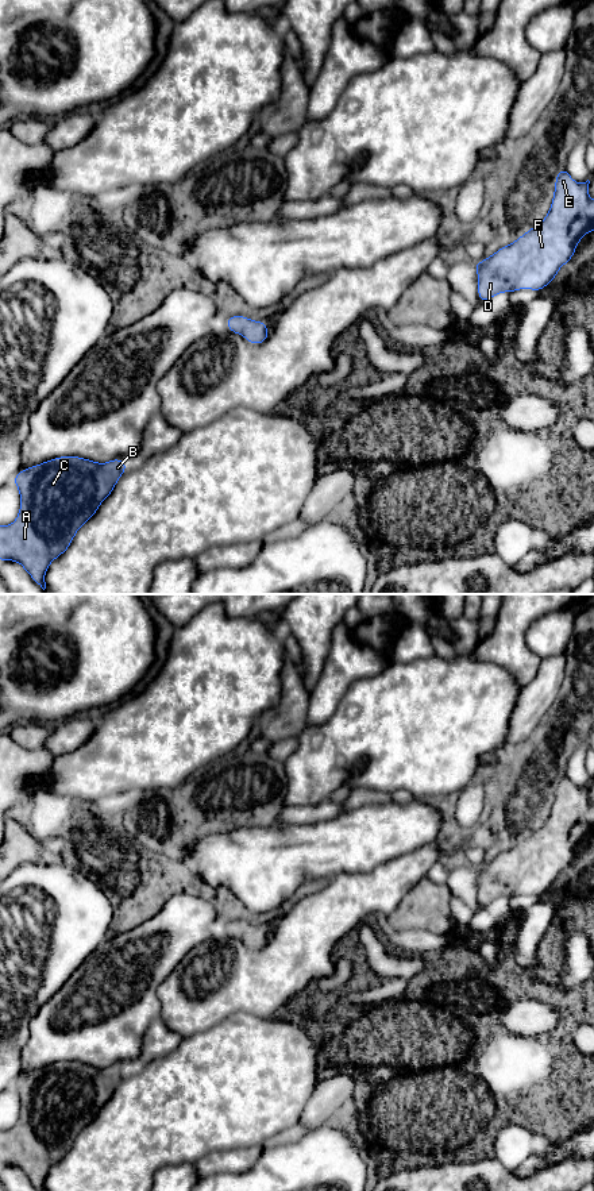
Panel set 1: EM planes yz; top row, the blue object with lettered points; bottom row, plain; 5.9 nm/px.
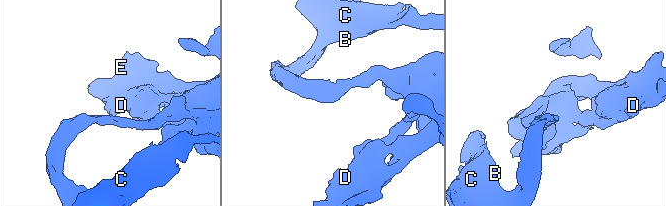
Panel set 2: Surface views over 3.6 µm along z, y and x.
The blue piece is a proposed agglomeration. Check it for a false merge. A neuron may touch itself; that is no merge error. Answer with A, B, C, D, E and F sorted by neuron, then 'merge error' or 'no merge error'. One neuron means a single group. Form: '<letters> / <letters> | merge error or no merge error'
A B C D E F | no merge error

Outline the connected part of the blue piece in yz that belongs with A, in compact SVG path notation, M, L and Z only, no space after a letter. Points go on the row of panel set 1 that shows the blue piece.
M59 456L19 471L14 482L20 494L20 509L12 524L0 525L0 560L20 563L45 590L50 563L69 548L77 531L112 493L126 469L122 459L97 463L81 456Z

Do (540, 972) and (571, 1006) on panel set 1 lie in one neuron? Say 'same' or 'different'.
different

